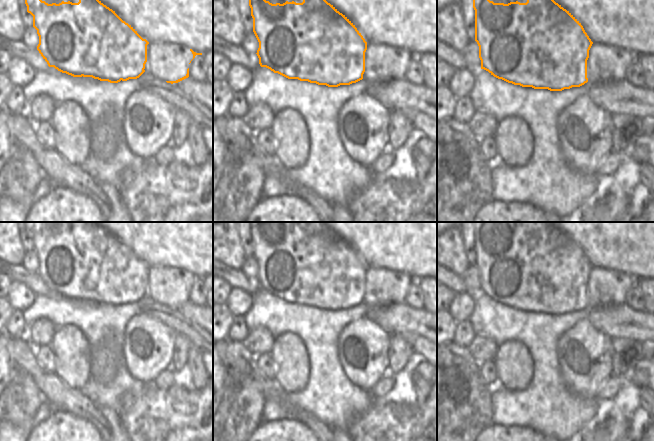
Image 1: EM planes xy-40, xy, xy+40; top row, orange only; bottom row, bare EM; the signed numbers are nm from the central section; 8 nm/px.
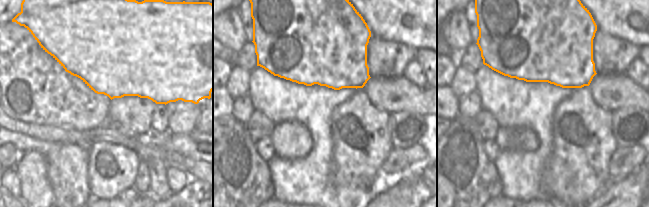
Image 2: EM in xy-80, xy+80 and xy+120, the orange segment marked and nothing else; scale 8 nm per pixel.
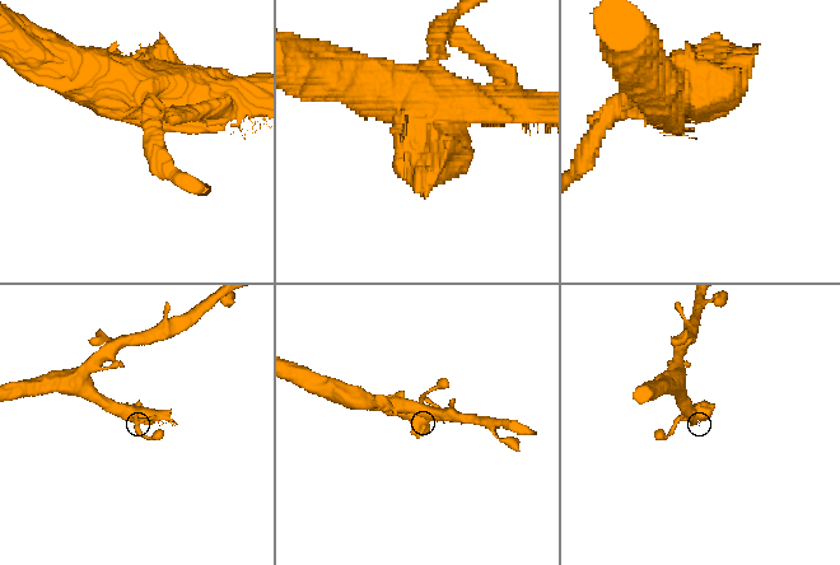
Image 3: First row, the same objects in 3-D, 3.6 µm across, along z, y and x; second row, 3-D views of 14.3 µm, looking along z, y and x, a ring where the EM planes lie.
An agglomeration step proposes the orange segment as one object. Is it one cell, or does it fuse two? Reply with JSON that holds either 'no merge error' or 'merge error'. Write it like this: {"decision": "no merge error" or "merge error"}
{"decision": "merge error"}

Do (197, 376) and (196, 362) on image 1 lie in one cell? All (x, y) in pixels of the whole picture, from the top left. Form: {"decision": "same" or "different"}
{"decision": "same"}

